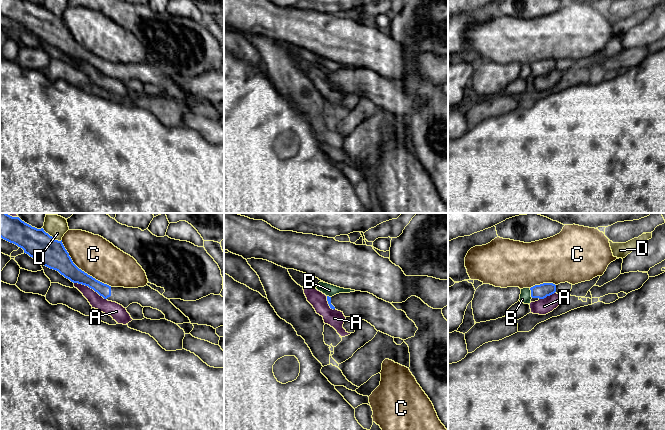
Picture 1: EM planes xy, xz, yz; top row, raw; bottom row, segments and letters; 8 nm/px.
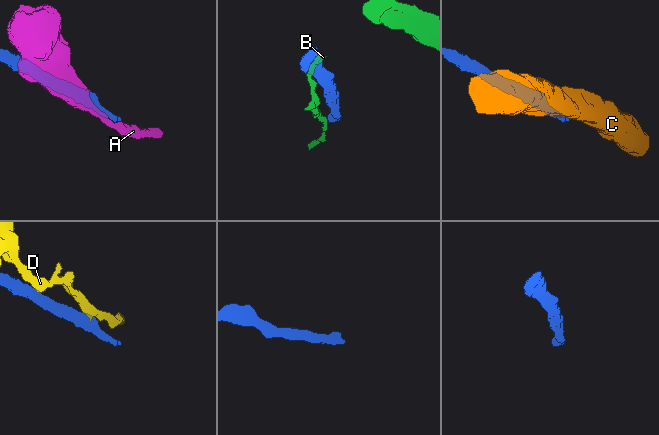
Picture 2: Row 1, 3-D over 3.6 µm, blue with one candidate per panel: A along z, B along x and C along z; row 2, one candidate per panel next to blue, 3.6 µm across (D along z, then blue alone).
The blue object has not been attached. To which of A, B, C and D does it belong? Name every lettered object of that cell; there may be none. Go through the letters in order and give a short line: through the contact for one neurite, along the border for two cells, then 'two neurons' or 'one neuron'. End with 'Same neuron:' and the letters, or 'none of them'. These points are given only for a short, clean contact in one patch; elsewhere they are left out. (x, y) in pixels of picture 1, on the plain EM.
A: two neurons
B: two neurons
C: two neurons
D: line xy (42, 4), (55, 15), (61, 16); two neurons
Same neuron: none of them

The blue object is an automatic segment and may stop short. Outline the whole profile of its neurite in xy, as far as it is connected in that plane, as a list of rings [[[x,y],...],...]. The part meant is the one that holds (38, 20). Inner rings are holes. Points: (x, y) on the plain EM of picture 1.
[[[0,0],[0,13],[22,24],[24,29],[28,30],[38,39],[58,47],[73,59],[88,62],[108,77],[116,78],[124,84],[127,84],[132,79],[138,79],[142,83],[151,83],[161,87],[165,91],[166,96],[175,100],[191,99],[189,94],[177,85],[169,75],[165,74],[148,61],[138,64],[111,63],[88,51],[73,39],[62,16],[55,16],[52,12],[46,9],[43,4],[37,5],[29,0]]]

